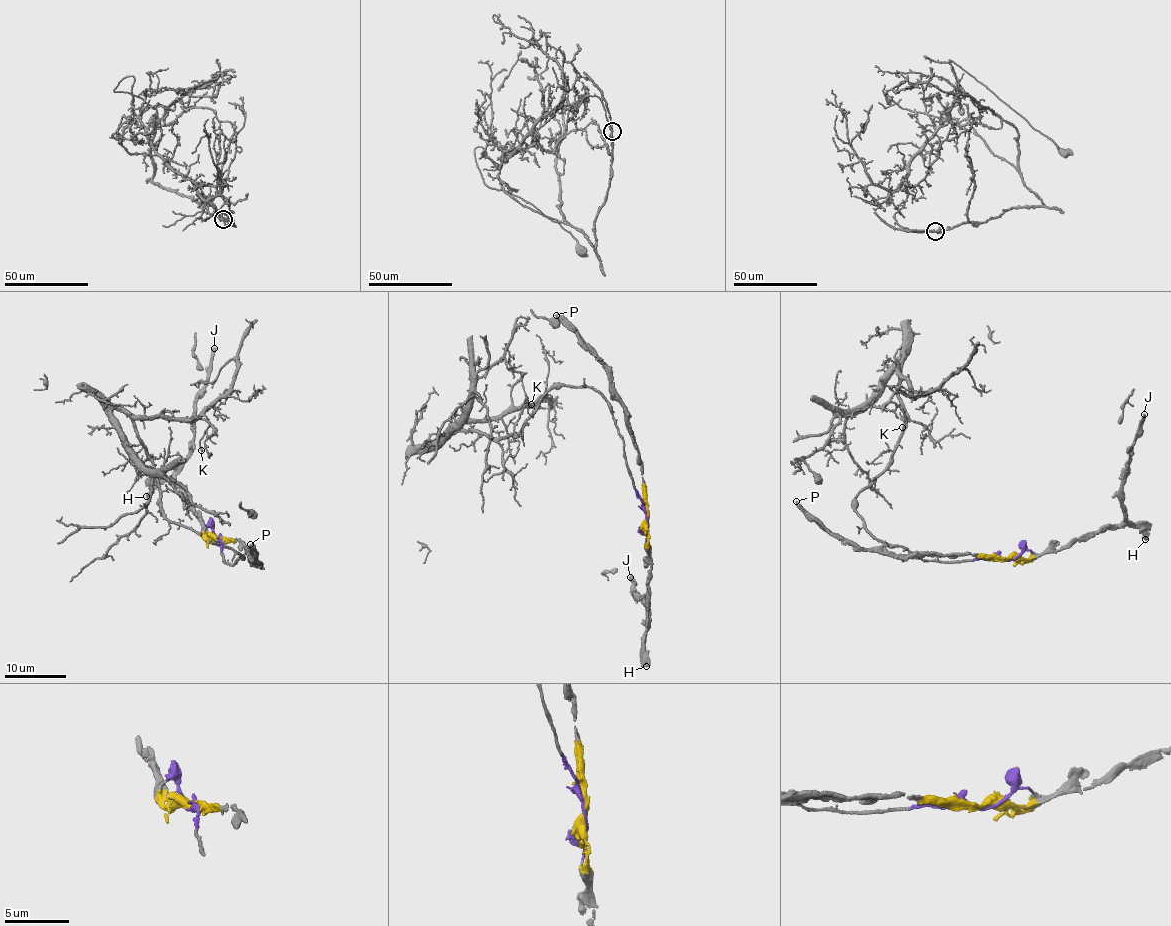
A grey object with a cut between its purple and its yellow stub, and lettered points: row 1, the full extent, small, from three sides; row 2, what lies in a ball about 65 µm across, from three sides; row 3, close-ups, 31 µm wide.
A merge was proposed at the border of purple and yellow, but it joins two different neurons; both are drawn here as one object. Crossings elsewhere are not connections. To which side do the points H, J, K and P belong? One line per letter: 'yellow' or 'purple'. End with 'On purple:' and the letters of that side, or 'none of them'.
H: yellow
J: yellow
K: purple
P: yellow
On purple: K

